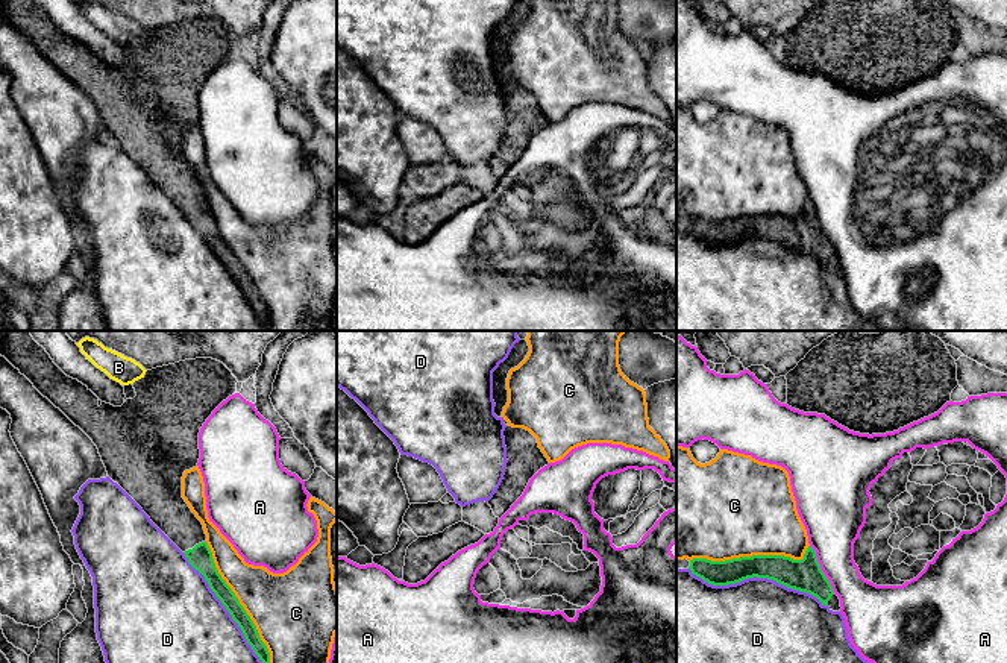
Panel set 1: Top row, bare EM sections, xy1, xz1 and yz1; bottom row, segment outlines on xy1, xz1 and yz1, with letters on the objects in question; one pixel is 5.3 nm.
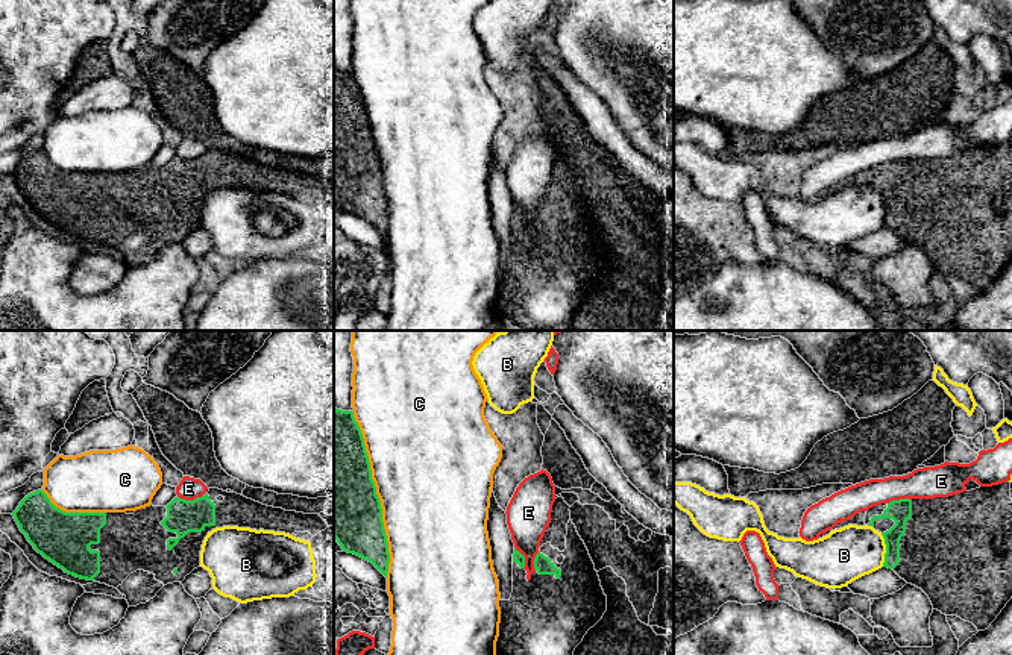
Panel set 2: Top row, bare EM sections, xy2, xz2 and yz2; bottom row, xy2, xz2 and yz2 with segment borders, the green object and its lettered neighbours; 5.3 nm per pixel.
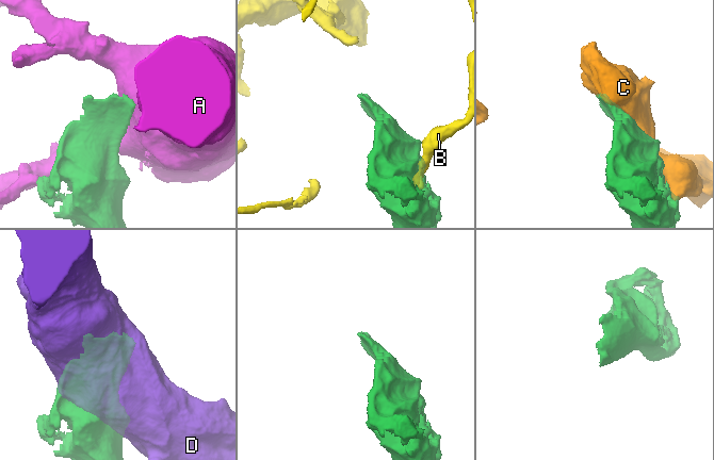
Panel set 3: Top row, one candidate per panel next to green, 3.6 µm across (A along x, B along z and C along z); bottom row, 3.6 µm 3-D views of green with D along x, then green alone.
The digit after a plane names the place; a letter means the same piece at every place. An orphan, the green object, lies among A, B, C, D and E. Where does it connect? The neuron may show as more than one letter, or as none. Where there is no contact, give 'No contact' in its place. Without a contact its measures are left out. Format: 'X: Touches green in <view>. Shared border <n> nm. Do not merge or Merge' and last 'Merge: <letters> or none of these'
A: Touches green in yz1. Shared border 280 nm. Do not merge
B: Touches green in yz2. Shared border 180 nm. Do not merge
C: Touches green in xz2. Shared border 900 nm. Do not merge
D: Touches green in yz1. Shared border 750 nm. Do not merge
E: Touches green in xy2. Shared border 140 nm. Do not merge
Merge: none of these

